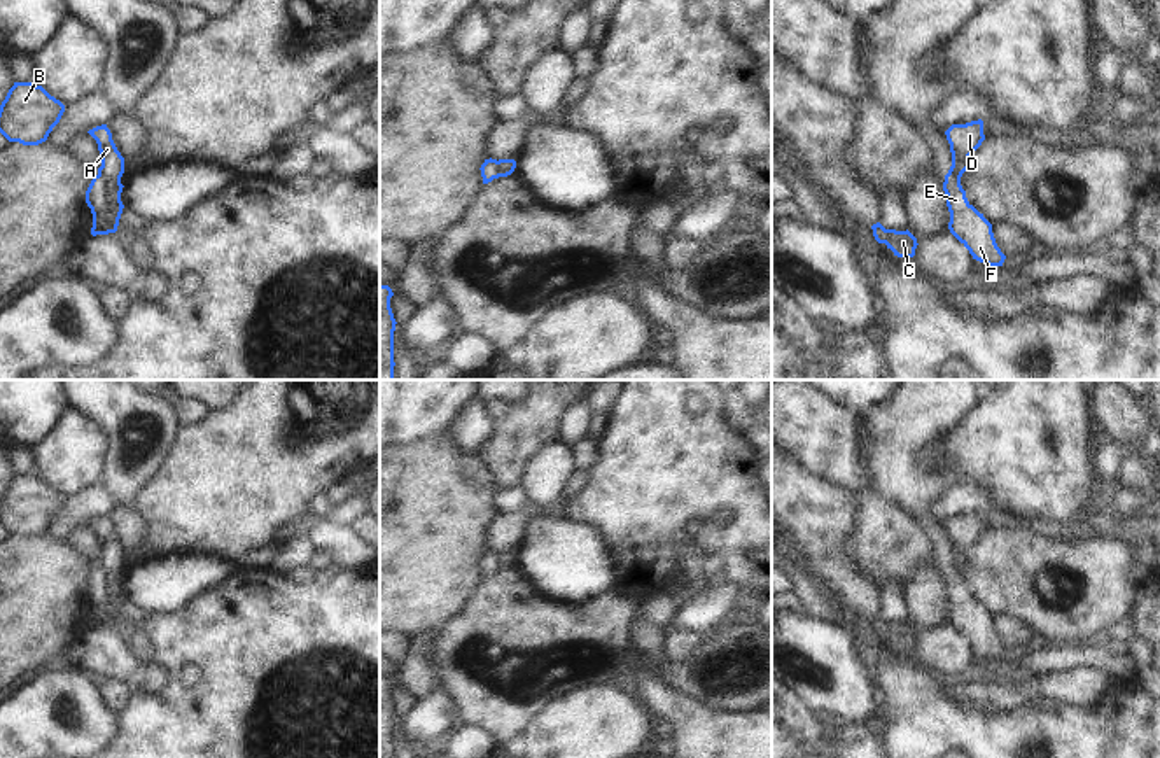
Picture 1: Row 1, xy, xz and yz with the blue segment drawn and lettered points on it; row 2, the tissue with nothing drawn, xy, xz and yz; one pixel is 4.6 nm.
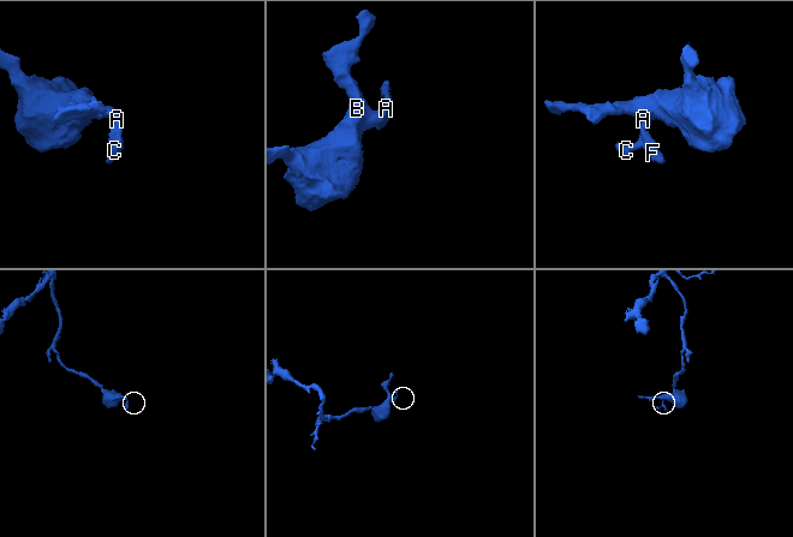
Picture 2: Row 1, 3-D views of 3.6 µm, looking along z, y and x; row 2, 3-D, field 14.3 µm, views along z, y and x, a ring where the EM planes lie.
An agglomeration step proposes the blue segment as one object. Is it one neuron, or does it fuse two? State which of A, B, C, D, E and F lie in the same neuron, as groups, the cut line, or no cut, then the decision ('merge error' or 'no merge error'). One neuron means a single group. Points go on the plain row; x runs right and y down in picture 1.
A B C D / E F | xy (98, 566), (107, 599), (107, 615), (114, 624) | merge error

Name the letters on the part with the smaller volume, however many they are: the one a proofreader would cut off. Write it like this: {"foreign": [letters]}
{"foreign": ["E", "F"]}

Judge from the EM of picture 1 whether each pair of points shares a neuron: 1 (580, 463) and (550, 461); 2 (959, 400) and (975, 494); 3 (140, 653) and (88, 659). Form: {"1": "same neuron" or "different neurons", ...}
{"1": "different neurons", "2": "different neurons", "3": "different neurons"}

